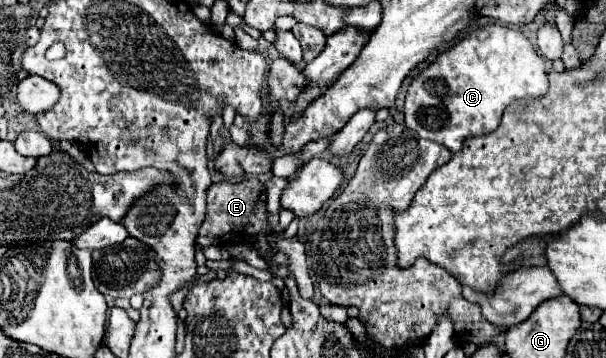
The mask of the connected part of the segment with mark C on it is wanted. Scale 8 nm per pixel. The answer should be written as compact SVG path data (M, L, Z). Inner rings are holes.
M487 24L437 54L425 70L413 76L405 96L403 118L405 126L421 138L459 152L465 138L497 130L501 114L509 104L543 96L547 88L545 62L531 42L519 30Z

